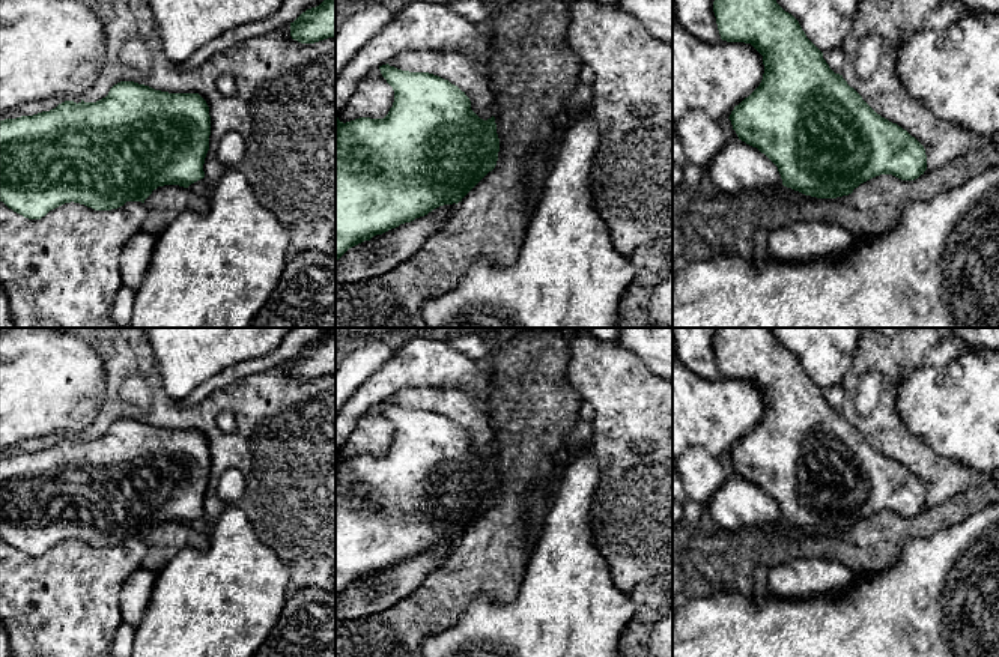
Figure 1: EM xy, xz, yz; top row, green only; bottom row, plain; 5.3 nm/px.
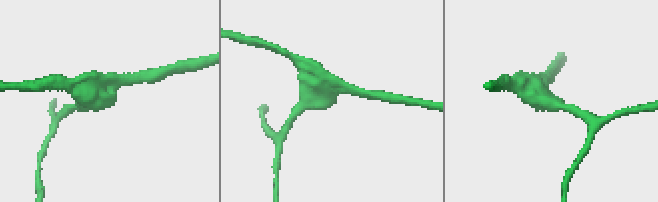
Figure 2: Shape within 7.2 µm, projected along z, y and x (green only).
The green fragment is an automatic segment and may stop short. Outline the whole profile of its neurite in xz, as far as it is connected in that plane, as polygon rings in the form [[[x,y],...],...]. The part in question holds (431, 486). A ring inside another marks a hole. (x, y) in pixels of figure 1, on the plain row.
[[[379,403],[382,413],[394,427],[394,439],[384,456],[360,454],[351,459],[336,456],[336,598],[352,583],[370,577],[376,571],[382,571],[400,561],[411,559],[415,555],[424,553],[433,546],[462,538],[462,535],[495,505],[500,489],[500,475],[496,471],[495,454],[487,457],[480,456],[471,447],[471,437],[457,422],[451,421],[438,412],[429,409],[409,409],[394,403]]]

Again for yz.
[[[719,328],[713,349],[722,377],[751,380],[763,392],[760,422],[734,444],[728,456],[739,477],[757,484],[778,504],[784,523],[817,535],[837,535],[880,511],[901,517],[915,517],[924,511],[924,483],[906,466],[877,451],[843,412],[829,404],[799,358],[776,340],[770,328]]]

